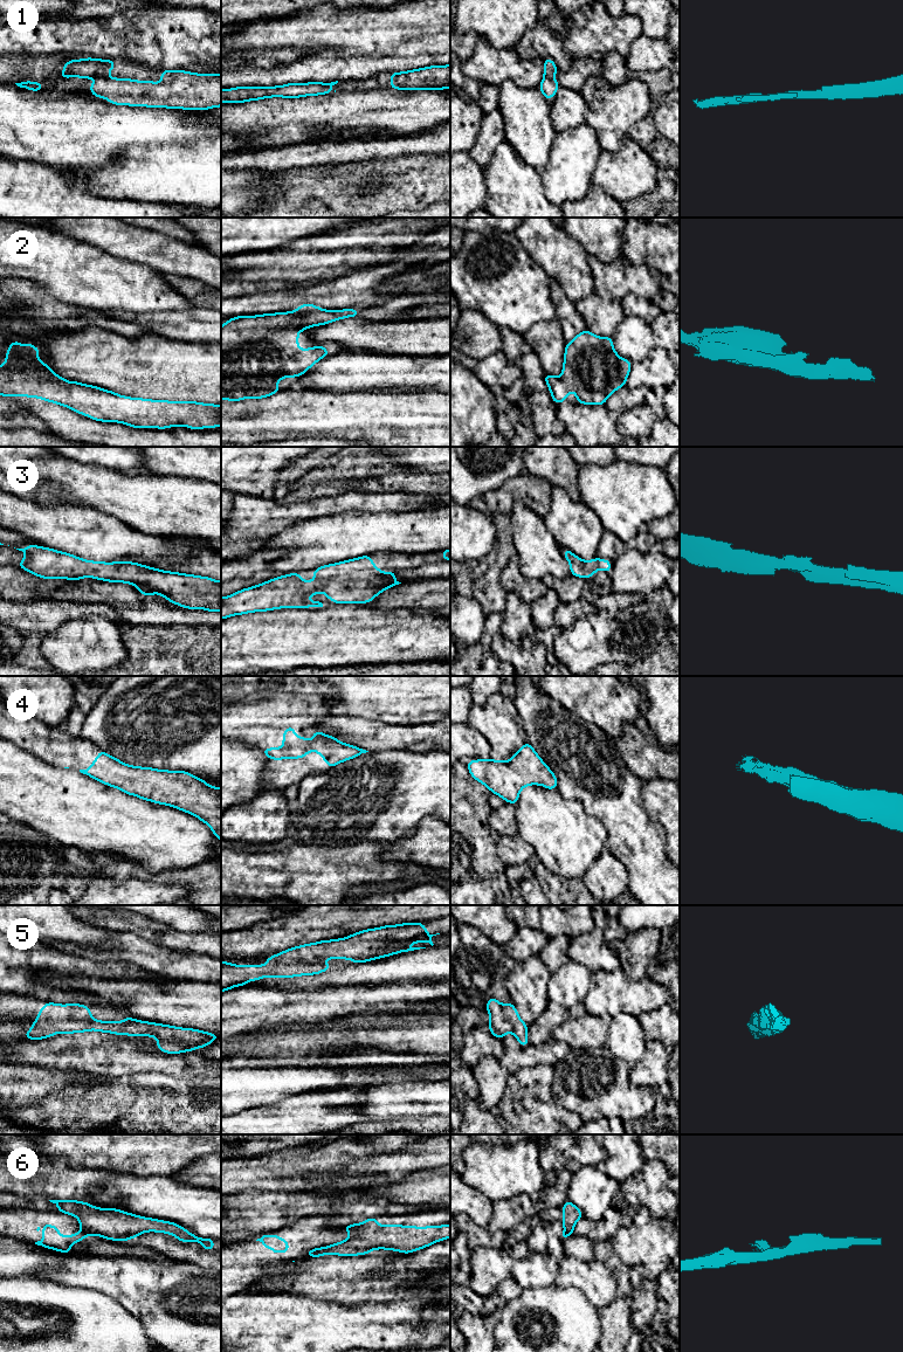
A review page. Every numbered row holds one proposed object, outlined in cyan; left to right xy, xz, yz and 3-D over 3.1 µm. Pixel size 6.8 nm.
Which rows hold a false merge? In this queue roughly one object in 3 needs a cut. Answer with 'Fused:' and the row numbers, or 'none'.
Fused: 6

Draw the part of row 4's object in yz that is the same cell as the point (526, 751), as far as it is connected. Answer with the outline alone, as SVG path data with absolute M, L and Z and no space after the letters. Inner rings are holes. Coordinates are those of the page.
M525 743L509 761L478 759L470 760L467 767L475 780L513 805L518 801L521 789L528 785L557 788L557 777L529 743Z

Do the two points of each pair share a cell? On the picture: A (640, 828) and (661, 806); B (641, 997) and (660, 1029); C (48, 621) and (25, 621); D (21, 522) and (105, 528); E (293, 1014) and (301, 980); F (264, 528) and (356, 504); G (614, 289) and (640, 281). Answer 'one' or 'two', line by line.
A: two
B: two
C: one
D: one
E: two
F: one
G: one

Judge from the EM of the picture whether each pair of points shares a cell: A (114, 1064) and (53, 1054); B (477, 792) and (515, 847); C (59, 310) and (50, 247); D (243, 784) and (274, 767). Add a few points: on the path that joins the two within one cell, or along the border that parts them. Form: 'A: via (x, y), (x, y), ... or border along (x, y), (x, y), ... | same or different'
A: via (98, 1054), (68, 1054) | same
B: border along (498, 836), (497, 857), (503, 863) | different
C: border along (36, 283), (57, 299), (84, 308) | different
D: border along (257, 747), (267, 758), (261, 777), (264, 787) | different

